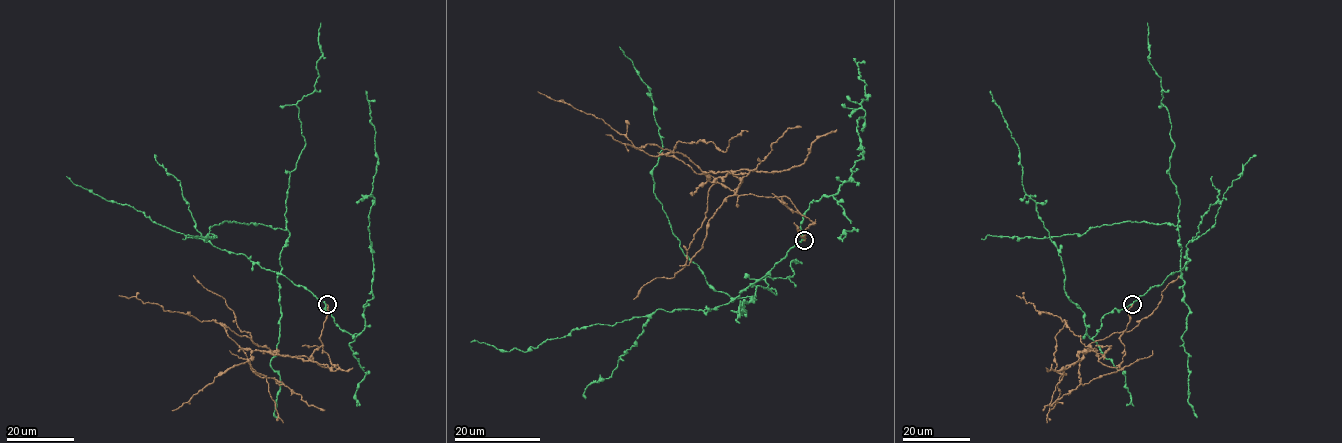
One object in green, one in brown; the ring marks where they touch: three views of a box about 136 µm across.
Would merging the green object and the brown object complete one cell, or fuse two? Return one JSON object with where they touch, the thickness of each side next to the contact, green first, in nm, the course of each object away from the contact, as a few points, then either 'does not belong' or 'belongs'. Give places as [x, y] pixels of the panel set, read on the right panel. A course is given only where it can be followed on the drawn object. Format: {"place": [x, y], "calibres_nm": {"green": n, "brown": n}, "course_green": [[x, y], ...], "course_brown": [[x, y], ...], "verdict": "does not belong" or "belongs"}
{"place": [1132, 304], "calibres_nm": {"green": 260, "brown": 190}, "course_green": [[1132, 304], [1169, 275], [1180, 275], [1182, 247], [1172, 223], [1127, 221], [1082, 234], [981, 239]], "course_brown": [[1132, 304], [1117, 367], [1102, 364], [1067, 324], [1055, 337], [1055, 369], [1063, 377], [1047, 423]], "verdict": "does not belong"}

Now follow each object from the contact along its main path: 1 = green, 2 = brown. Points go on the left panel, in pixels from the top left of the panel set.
1: (327, 304), (277, 275), (286, 229), (225, 221), (209, 228), (208, 234), (216, 236), (182, 239)
2: (327, 304), (320, 341), (333, 367), (303, 356), (275, 354), (220, 324), (251, 366), (266, 377), (283, 423)

